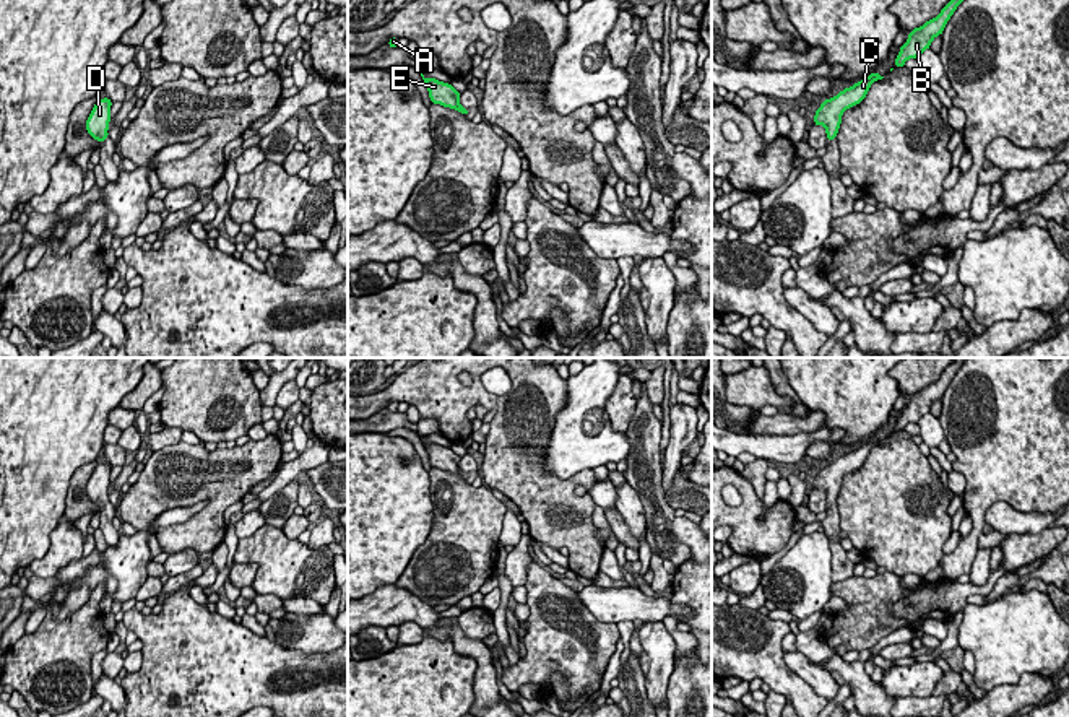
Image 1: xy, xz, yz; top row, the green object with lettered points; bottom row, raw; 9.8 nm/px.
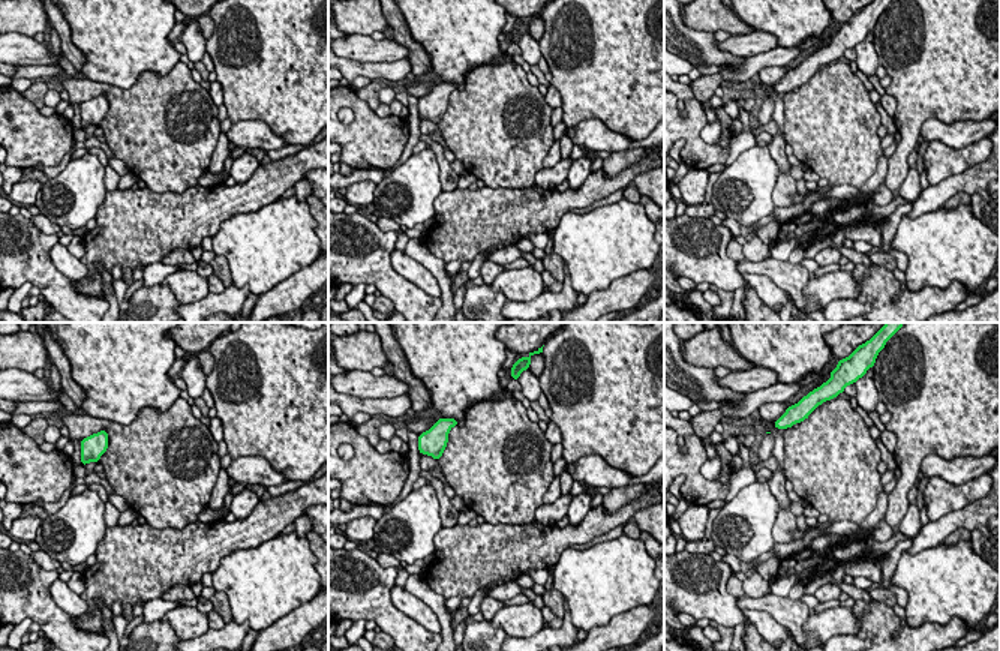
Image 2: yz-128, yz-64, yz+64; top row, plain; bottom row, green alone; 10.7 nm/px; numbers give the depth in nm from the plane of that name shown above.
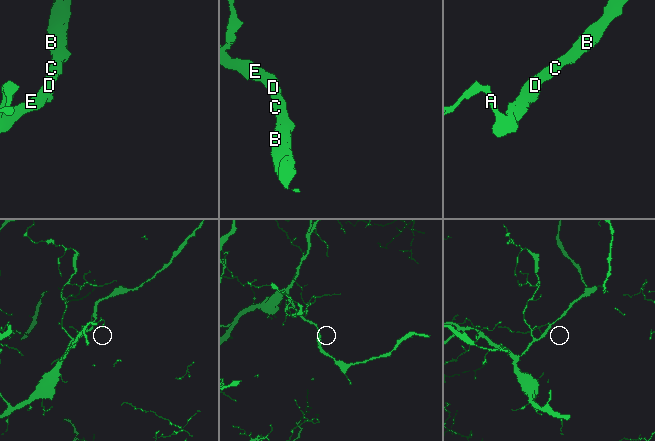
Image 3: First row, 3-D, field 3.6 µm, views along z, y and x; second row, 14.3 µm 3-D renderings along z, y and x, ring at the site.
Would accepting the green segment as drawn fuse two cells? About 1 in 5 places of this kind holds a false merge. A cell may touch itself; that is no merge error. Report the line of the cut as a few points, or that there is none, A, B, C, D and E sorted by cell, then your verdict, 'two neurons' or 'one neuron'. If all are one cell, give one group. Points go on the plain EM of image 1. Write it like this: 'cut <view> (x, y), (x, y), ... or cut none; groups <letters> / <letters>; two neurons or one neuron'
cut none; groups A B C D E; one neuron

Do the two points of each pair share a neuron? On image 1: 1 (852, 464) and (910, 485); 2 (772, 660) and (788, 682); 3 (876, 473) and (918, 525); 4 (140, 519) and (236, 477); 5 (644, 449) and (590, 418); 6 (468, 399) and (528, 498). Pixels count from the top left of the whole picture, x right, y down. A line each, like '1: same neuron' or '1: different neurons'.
1: different neurons
2: same neuron
3: same neuron
4: same neuron
5: different neurons
6: same neuron

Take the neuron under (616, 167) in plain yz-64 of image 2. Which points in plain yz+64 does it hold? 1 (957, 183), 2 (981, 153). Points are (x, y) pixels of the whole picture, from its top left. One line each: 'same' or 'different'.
1: different
2: same

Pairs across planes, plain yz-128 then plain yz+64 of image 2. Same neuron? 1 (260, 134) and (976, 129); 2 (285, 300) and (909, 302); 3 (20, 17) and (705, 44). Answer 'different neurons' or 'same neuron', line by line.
1: same neuron
2: same neuron
3: different neurons

